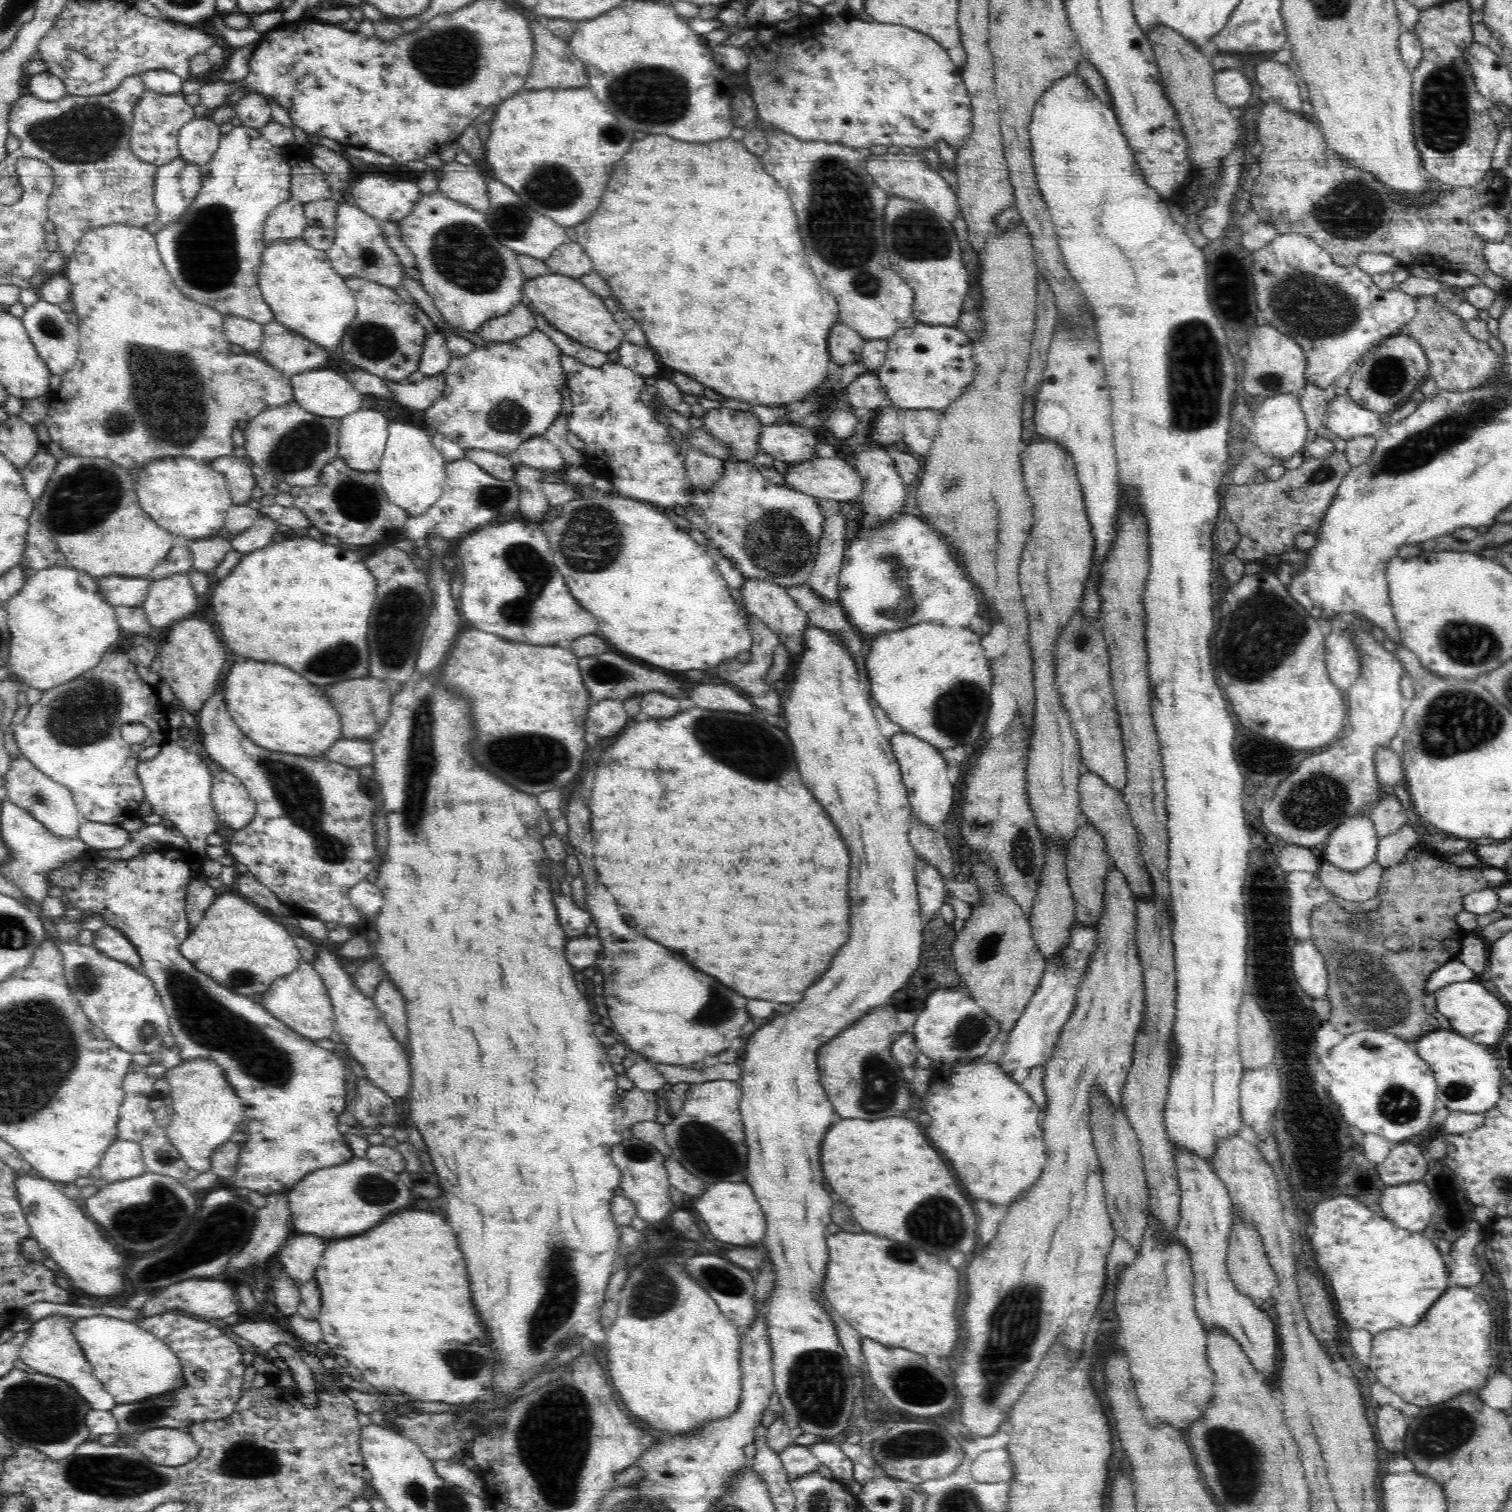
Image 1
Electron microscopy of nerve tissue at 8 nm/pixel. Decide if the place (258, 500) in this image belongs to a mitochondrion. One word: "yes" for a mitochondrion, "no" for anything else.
no

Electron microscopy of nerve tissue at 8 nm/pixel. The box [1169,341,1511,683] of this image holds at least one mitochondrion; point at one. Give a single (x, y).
(1421, 447)

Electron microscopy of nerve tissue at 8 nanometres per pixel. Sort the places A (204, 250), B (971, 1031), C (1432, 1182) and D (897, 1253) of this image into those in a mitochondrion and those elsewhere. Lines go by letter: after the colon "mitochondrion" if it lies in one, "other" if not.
A: mitochondrion
B: mitochondrion
C: other
D: mitochondrion

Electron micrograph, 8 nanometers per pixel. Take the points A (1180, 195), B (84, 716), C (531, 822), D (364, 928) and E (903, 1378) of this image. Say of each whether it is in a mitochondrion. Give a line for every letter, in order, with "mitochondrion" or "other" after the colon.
A: other
B: mitochondrion
C: mitochondrion
D: other
E: mitochondrion

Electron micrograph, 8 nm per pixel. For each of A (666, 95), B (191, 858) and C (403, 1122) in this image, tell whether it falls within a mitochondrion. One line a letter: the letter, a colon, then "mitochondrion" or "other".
A: mitochondrion
B: other
C: other

